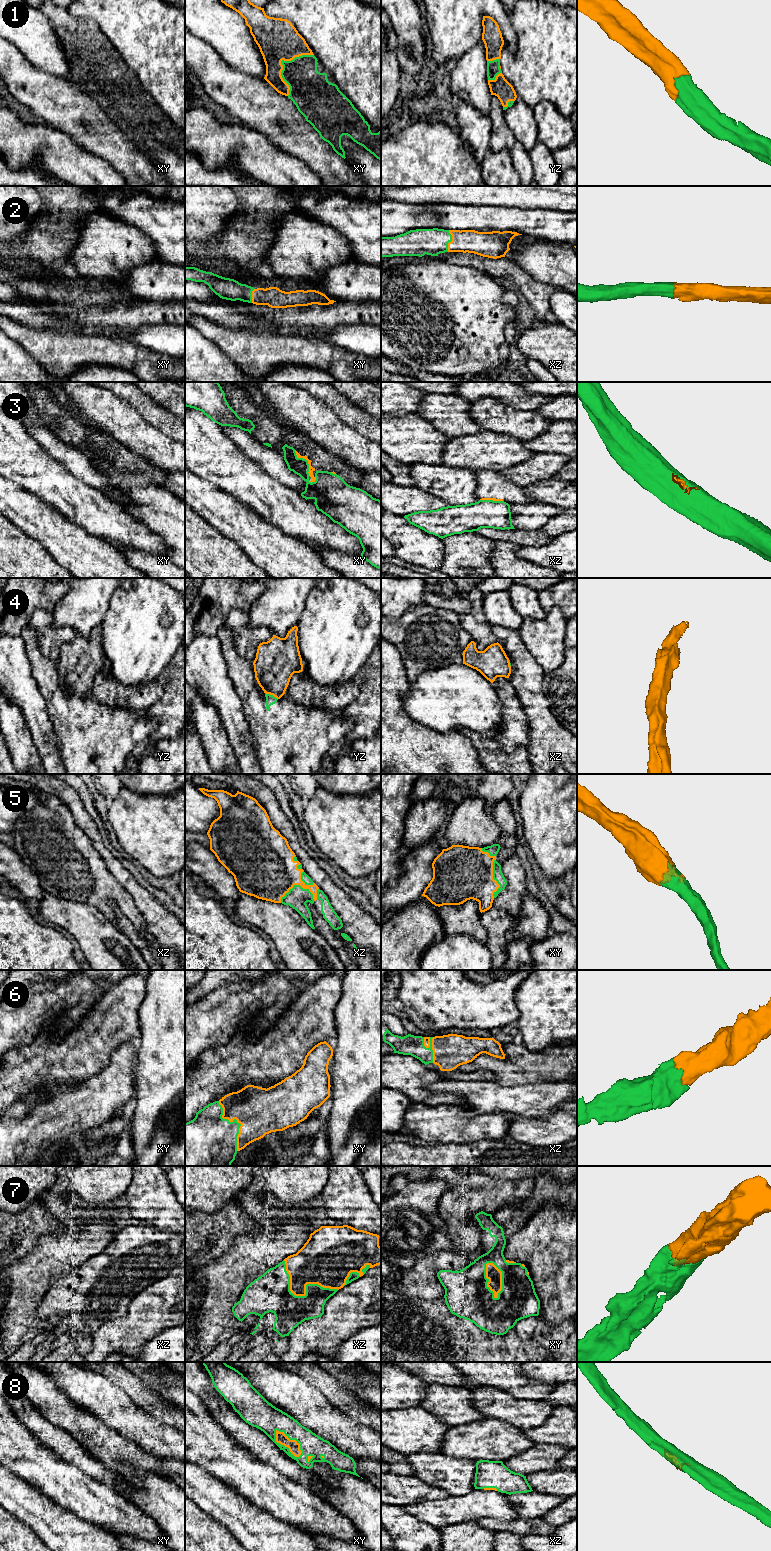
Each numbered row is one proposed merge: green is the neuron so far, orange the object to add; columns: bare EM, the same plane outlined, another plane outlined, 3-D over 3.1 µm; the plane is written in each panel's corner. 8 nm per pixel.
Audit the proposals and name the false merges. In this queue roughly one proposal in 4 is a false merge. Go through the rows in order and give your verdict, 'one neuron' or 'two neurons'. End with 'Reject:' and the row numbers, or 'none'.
1: one neuron
2: one neuron
3: two neurons
4: two neurons
5: one neuron
6: one neuron
7: one neuron
8: one neuron
Reject: 3, 4

